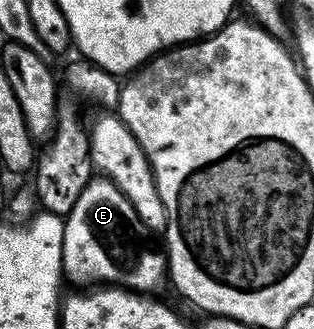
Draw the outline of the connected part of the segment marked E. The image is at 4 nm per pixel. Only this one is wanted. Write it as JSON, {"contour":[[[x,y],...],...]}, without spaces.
{"contour":[[[100,177],[94,182],[93,179],[86,181],[73,209],[64,219],[65,244],[61,247],[64,277],[77,286],[85,286],[81,288],[116,284],[137,292],[149,292],[166,269],[166,255],[158,243],[158,247],[153,243],[154,231],[146,226],[130,198],[108,177]]]}

